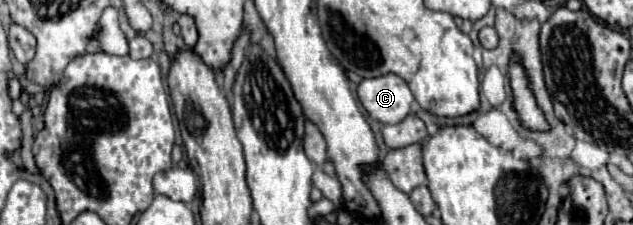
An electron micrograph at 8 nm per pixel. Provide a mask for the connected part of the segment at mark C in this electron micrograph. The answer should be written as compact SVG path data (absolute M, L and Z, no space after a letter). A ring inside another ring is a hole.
M397 75L363 79L357 89L359 101L371 119L381 123L399 123L411 113L413 93Z

